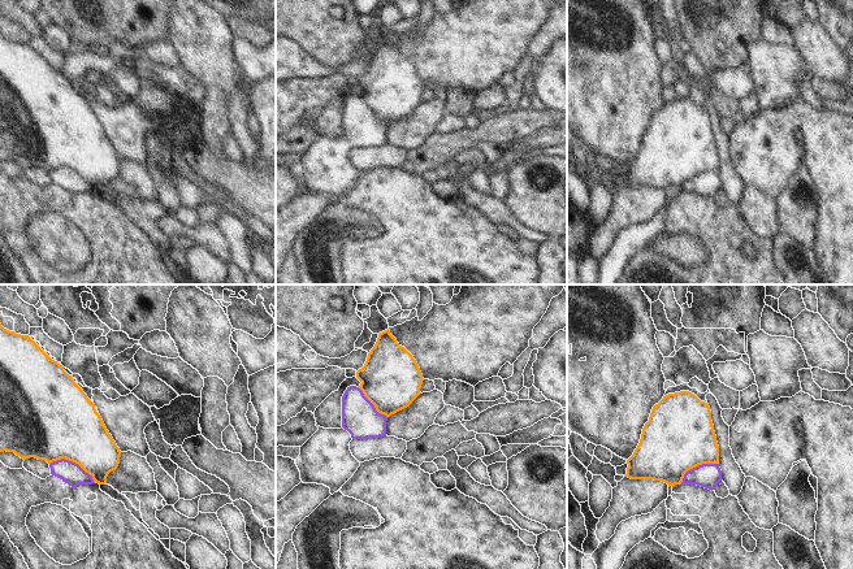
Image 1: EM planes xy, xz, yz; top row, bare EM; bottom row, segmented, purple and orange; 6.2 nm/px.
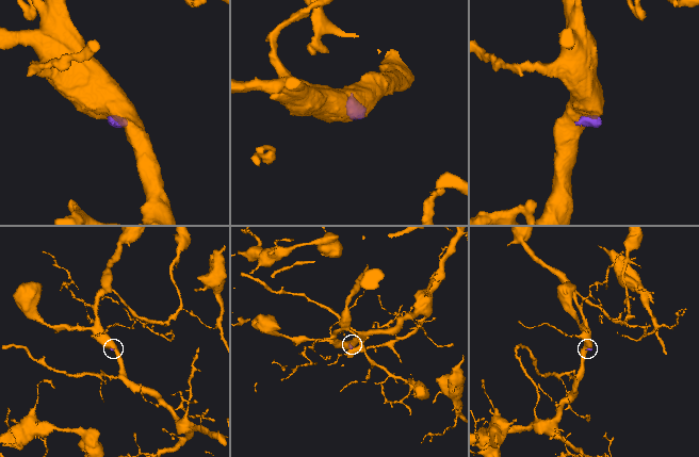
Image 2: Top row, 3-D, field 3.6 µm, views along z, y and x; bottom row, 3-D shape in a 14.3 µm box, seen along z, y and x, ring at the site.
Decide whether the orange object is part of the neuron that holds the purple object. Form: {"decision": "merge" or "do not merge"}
{"decision": "do not merge"}

